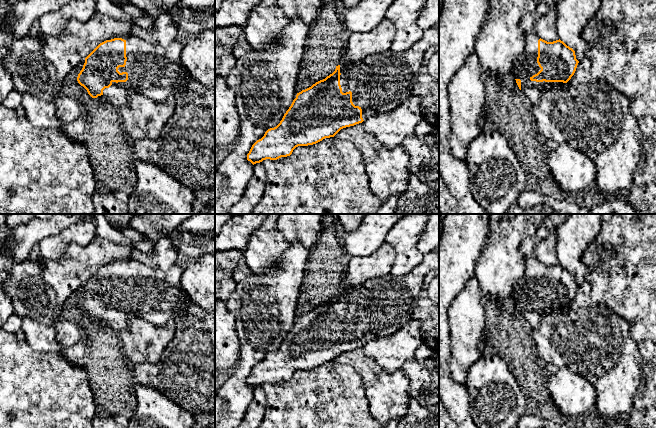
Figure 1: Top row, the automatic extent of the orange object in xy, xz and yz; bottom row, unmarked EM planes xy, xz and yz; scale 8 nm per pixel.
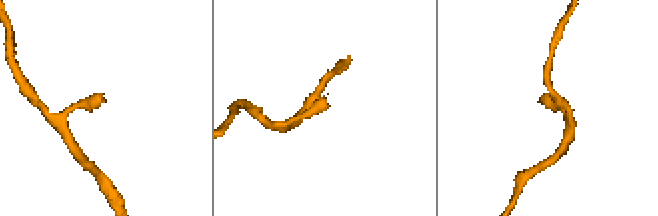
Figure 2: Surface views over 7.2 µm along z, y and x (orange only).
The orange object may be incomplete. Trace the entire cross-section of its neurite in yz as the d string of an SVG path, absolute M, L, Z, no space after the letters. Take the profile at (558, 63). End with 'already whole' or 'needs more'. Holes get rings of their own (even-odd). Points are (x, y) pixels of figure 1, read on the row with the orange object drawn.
M535 32L525 33L525 50L515 57L510 74L537 105L543 92L558 89L571 79L578 63L575 51L560 39L547 42Z | needs more

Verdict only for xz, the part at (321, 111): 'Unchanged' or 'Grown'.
Grown

